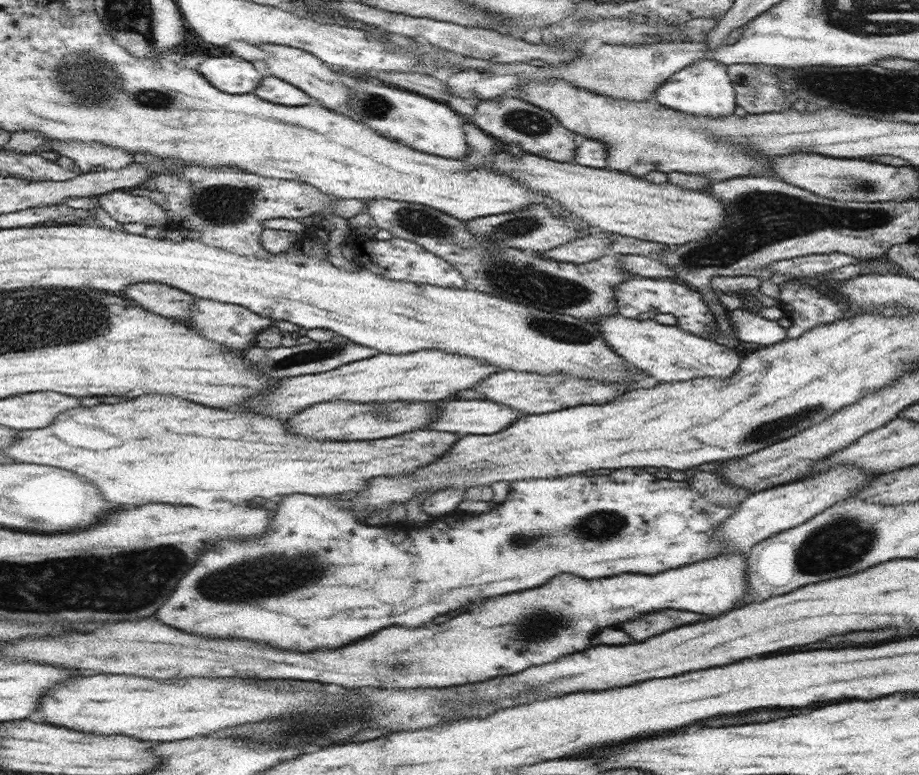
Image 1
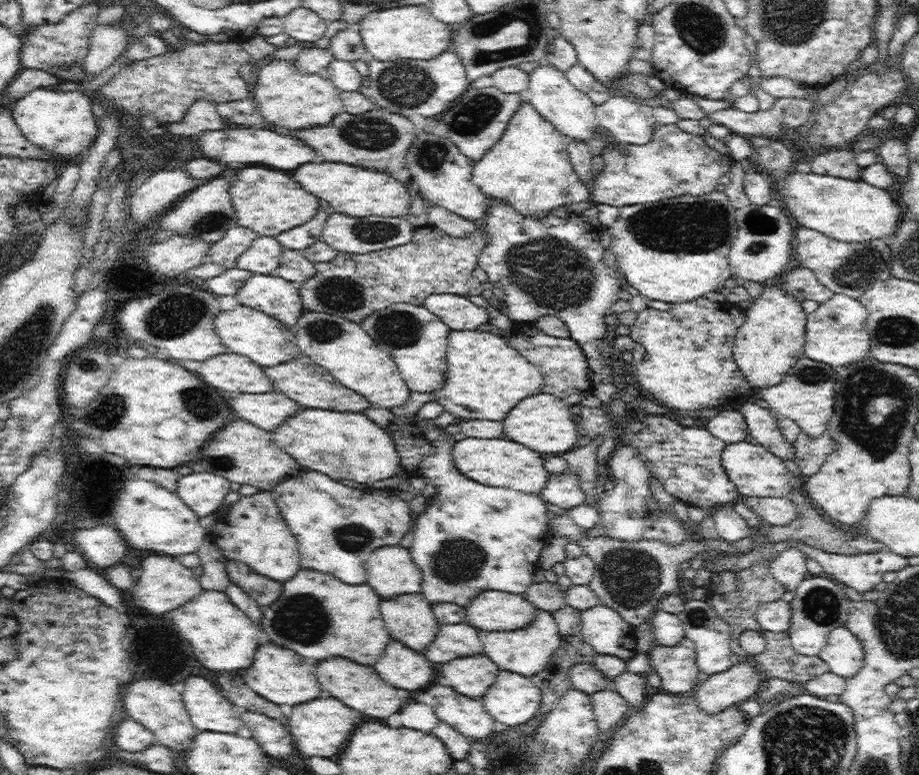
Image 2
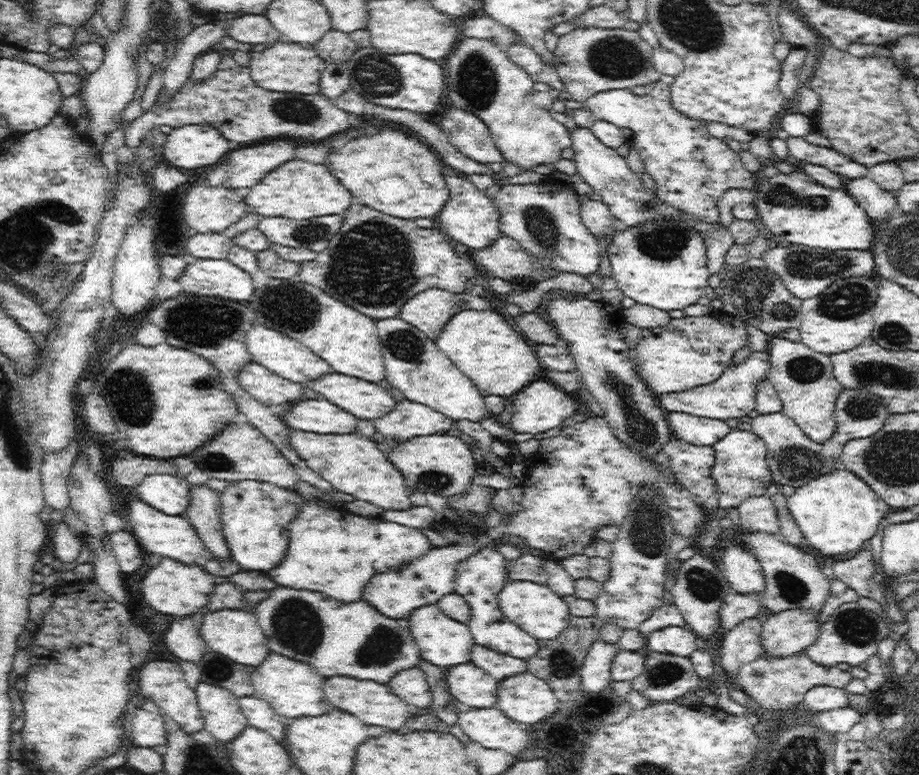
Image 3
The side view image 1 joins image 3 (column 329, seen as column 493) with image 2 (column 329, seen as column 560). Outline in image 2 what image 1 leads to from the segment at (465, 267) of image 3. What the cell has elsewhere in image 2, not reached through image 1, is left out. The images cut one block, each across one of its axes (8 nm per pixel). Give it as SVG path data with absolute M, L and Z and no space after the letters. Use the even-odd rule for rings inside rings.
M424 226L416 228L412 240L402 246L366 254L337 253L330 262L316 263L313 277L300 284L302 306L361 324L372 312L398 303L420 306L430 294L480 296L484 286L472 272L486 245L483 229L462 238Z

